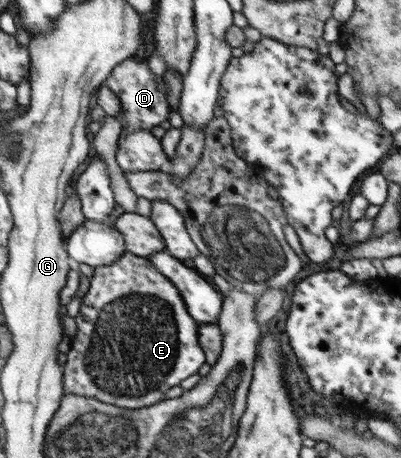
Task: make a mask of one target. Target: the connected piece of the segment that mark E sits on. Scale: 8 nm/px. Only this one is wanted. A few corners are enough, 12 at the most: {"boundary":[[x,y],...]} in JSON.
{"boundary":[[150,259],[93,270],[65,394],[162,401],[206,363]]}

